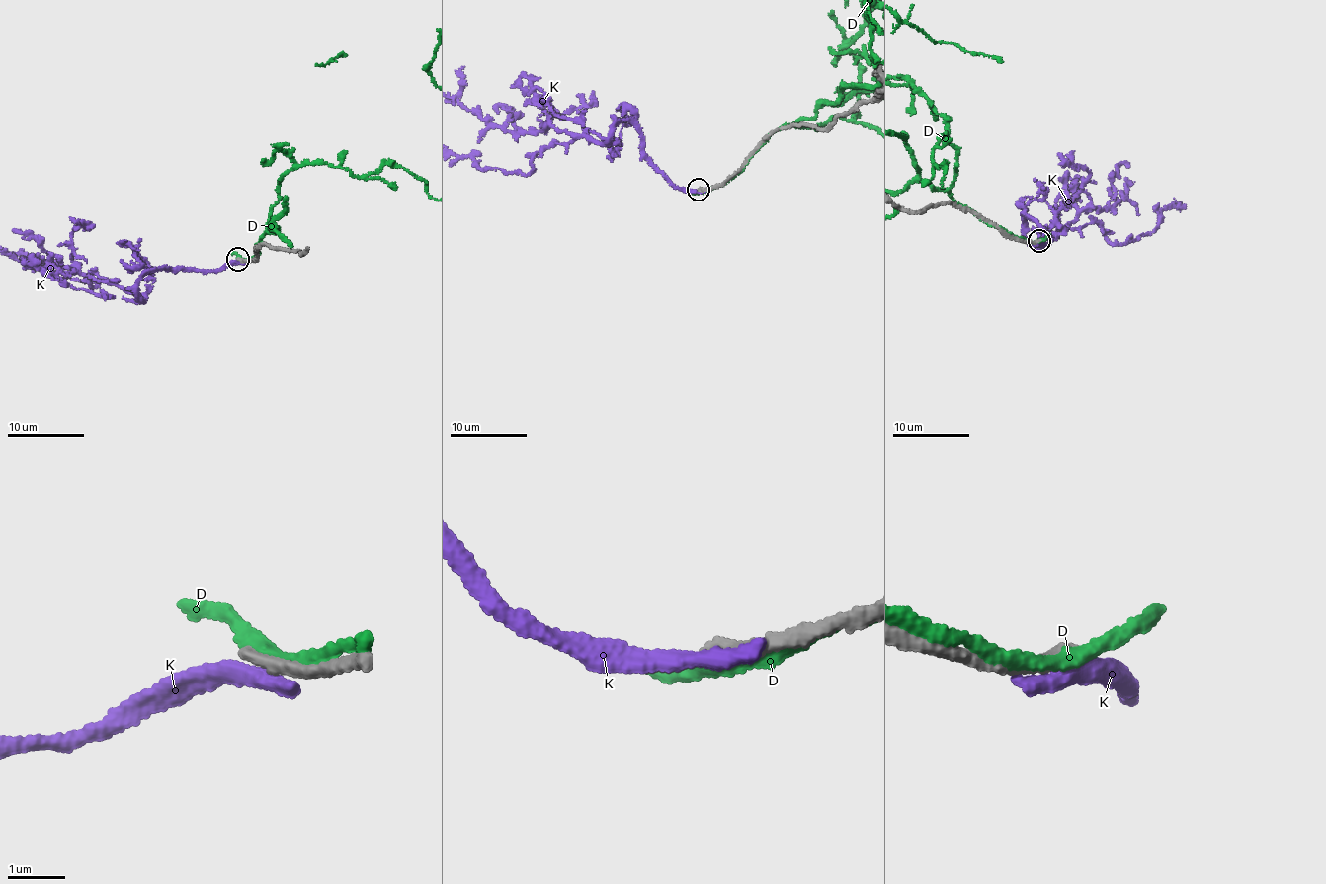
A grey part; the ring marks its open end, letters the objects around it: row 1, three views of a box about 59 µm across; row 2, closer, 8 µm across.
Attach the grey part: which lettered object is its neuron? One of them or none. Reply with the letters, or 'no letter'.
no letter

